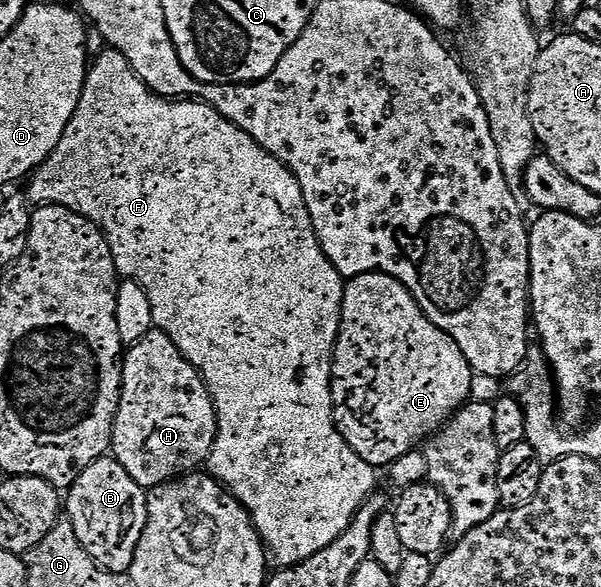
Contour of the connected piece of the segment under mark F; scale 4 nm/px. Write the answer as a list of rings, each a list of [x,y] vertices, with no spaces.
[[[105,49],[101,55],[95,56],[94,62],[91,64],[88,80],[86,81],[86,89],[82,93],[82,101],[78,105],[78,113],[74,113],[74,121],[70,121],[70,129],[66,129],[66,137],[62,137],[62,145],[58,145],[58,149],[54,154],[42,164],[35,175],[31,176],[31,183],[30,199],[37,208],[49,205],[65,207],[90,221],[94,221],[102,228],[104,236],[110,241],[110,249],[114,253],[114,261],[118,265],[121,276],[125,280],[141,283],[146,289],[146,293],[150,295],[150,305],[154,305],[156,327],[170,337],[174,337],[174,345],[178,345],[178,349],[182,349],[184,356],[203,373],[204,379],[208,382],[210,393],[216,402],[216,412],[220,418],[218,441],[214,445],[210,460],[211,474],[215,475],[236,496],[236,500],[252,515],[254,525],[260,531],[260,536],[264,538],[264,545],[268,548],[271,558],[275,562],[277,559],[281,568],[293,567],[318,553],[322,553],[322,549],[334,545],[334,541],[338,541],[338,537],[342,537],[342,533],[346,533],[346,529],[350,529],[350,525],[356,520],[358,512],[371,500],[368,498],[376,491],[376,475],[378,475],[378,471],[377,468],[371,467],[362,457],[358,457],[358,453],[348,444],[346,437],[340,432],[339,425],[336,424],[336,402],[332,396],[332,361],[336,354],[336,343],[340,339],[340,326],[344,320],[344,288],[346,280],[322,249],[320,238],[314,229],[314,221],[310,217],[310,209],[306,205],[306,193],[302,193],[302,185],[298,181],[296,174],[285,163],[278,161],[278,157],[274,157],[274,153],[270,153],[265,147],[258,145],[258,141],[254,141],[254,137],[250,137],[250,133],[241,131],[238,125],[234,125],[234,121],[222,117],[222,113],[218,113],[216,107],[211,107],[208,103],[201,103],[194,99],[167,99],[161,95],[155,95],[146,85],[146,81],[142,81],[142,77],[138,77],[138,73],[134,73],[130,61],[126,61],[126,57],[122,52]]]

